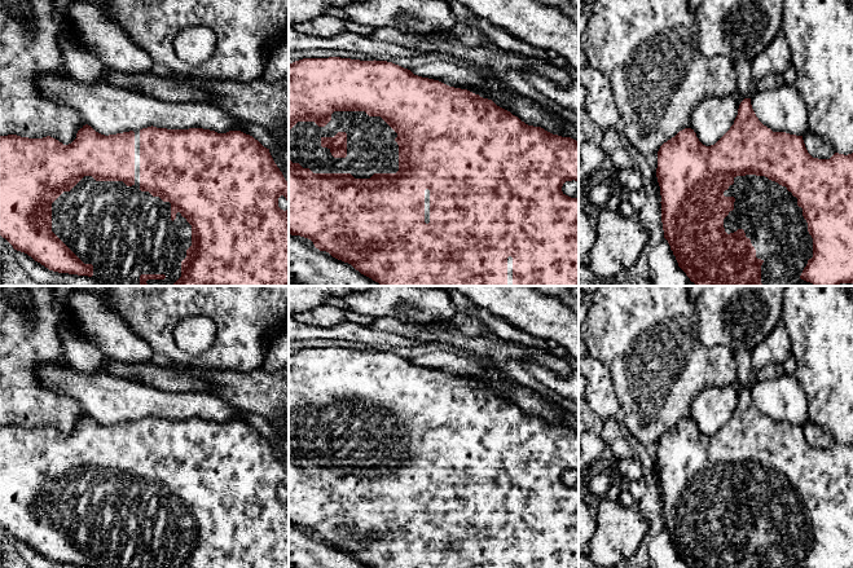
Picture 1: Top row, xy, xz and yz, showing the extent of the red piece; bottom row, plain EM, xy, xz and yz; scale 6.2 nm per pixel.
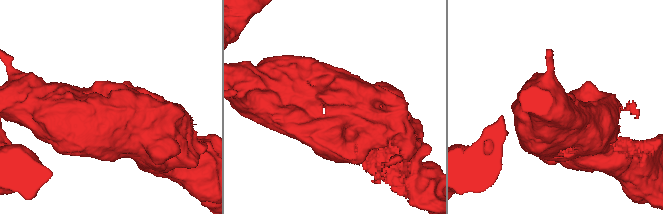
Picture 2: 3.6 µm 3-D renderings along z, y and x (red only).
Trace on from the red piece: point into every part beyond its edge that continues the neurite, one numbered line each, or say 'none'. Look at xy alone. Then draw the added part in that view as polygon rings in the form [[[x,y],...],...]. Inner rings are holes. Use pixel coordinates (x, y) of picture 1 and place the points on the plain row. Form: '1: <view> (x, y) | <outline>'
1: xy (123, 522) | [[[140,421],[135,422],[135,474],[96,471],[84,466],[70,481],[63,481],[52,493],[52,521],[84,552],[93,555],[92,568],[140,568],[141,564],[181,567],[181,551],[192,536],[192,515],[176,503],[171,510],[171,493],[140,480]]]

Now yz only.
1: yz (768, 502) | [[[746,464],[734,467],[734,474],[729,476],[727,480],[724,481],[725,486],[734,486],[734,499],[729,502],[729,505],[724,508],[724,518],[727,524],[737,521],[738,519],[743,519],[746,527],[751,529],[752,536],[756,540],[756,547],[761,549],[764,552],[761,555],[761,568],[800,568],[804,558],[808,554],[808,550],[813,547],[813,528],[808,521],[808,512],[803,506],[803,498],[797,496],[797,488],[792,485],[791,481],[787,480],[786,476],[779,475],[775,471],[769,470],[765,466],[756,464]]]

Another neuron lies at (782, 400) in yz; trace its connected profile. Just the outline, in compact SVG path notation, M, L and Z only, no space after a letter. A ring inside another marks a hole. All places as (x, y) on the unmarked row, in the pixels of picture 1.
M795 375L756 382L751 395L759 410L774 422L796 426L808 422L808 401Z

